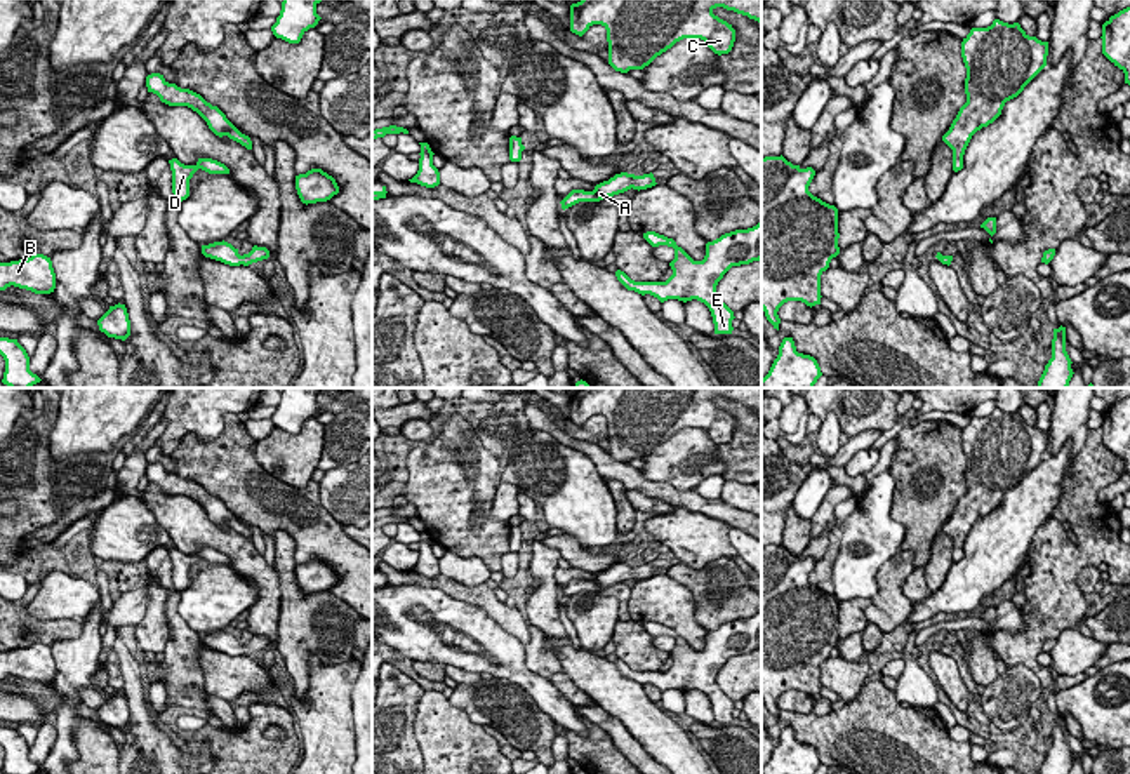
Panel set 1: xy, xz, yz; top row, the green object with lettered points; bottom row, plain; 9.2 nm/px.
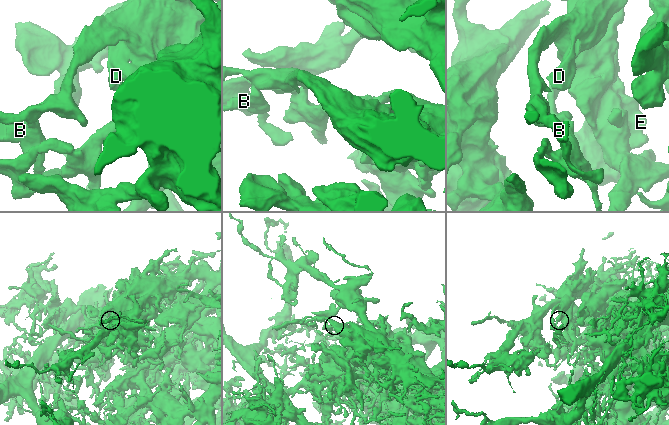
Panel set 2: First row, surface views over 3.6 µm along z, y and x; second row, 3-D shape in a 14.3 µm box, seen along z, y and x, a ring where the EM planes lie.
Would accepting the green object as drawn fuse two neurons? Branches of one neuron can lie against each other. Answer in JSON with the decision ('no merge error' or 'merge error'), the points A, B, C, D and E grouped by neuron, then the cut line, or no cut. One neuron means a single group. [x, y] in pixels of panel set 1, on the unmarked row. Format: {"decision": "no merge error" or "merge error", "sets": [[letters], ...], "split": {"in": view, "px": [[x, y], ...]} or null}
{"decision": "no merge error", "sets": [["A", "B", "C", "D", "E"]], "split": null}

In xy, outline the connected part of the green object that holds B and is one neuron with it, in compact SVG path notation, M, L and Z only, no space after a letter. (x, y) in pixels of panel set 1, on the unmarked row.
M33 644L28 649L0 652L0 680L19 677L35 684L50 684L56 678L56 663L50 647Z

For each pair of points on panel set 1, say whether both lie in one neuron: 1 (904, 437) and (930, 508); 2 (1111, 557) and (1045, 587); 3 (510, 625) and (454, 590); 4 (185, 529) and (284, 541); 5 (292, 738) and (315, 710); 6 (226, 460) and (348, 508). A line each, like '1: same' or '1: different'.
1: same
2: same
3: same
4: different
5: different
6: different

